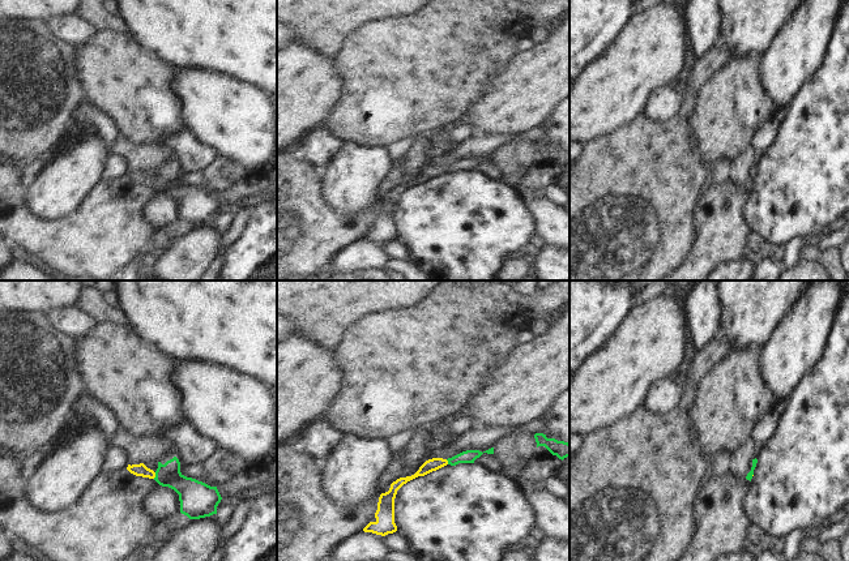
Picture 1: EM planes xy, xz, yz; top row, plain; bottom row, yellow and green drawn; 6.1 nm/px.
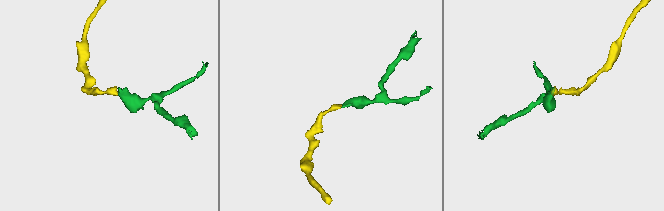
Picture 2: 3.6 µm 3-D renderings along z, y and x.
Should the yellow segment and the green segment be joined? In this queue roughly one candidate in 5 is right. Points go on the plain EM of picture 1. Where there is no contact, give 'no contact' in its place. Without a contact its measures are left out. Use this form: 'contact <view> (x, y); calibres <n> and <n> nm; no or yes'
contact xy (154, 183); calibres 80 and 160 nm; yes

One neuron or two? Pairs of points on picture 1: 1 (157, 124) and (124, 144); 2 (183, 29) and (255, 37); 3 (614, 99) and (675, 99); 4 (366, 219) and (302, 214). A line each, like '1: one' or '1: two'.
1: two
2: one
3: two
4: one

